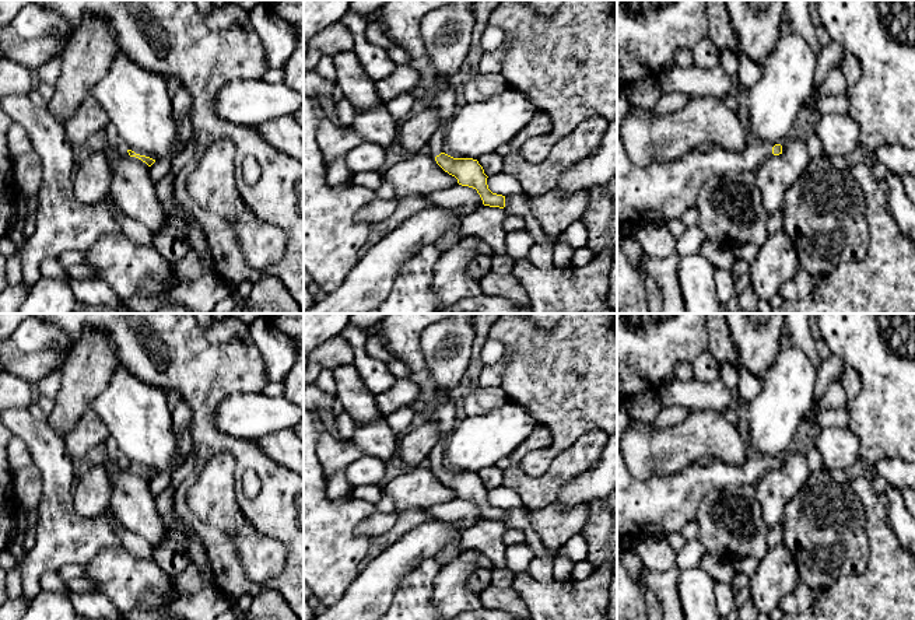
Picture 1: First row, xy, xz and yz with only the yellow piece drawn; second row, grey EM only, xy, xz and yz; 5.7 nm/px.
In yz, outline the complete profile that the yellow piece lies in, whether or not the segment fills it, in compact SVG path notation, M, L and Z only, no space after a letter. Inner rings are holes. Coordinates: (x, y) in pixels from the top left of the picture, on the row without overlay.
M617 448L617 536L631 543L644 535L667 537L679 533L688 522L697 521L700 504L709 493L729 486L756 486L771 467L782 467L782 459L753 452L744 465L711 458L707 462L688 465L677 473L641 481L631 474Z

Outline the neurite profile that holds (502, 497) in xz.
M504 484L490 488L487 491L487 498L492 507L502 508L502 509L523 507L519 494L509 487L505 487Z

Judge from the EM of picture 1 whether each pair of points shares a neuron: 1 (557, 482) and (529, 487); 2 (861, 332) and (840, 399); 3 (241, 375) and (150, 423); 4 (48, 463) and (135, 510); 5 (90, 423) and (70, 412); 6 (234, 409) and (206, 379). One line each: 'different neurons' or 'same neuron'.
1: same neuron
2: different neurons
3: different neurons
4: different neurons
5: different neurons
6: different neurons

